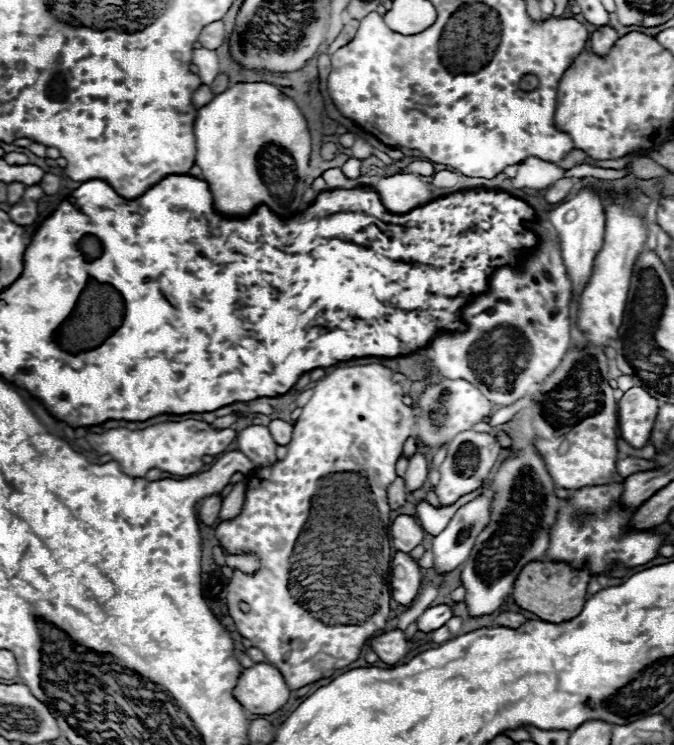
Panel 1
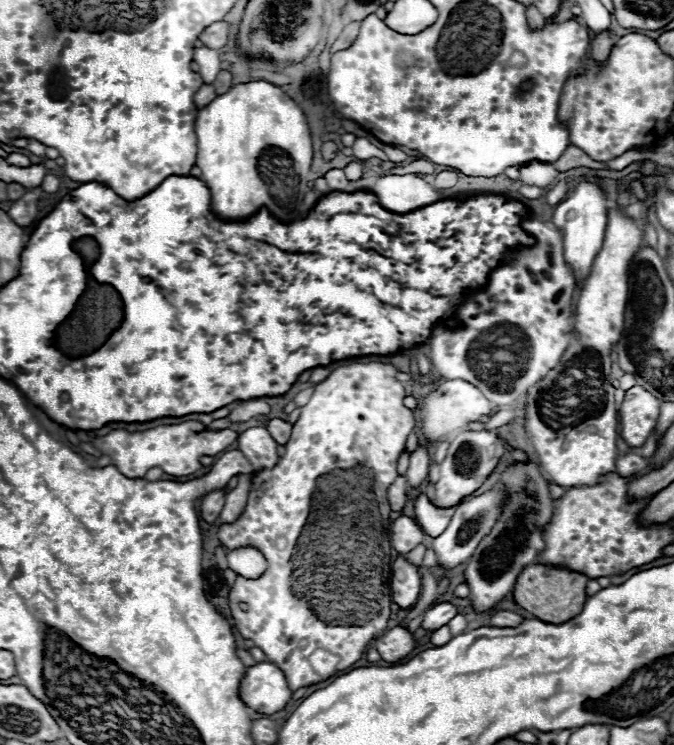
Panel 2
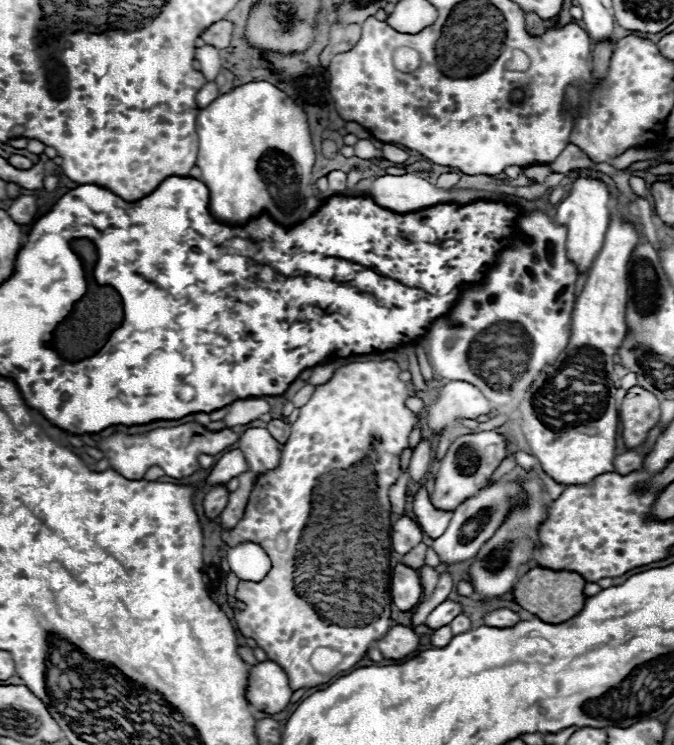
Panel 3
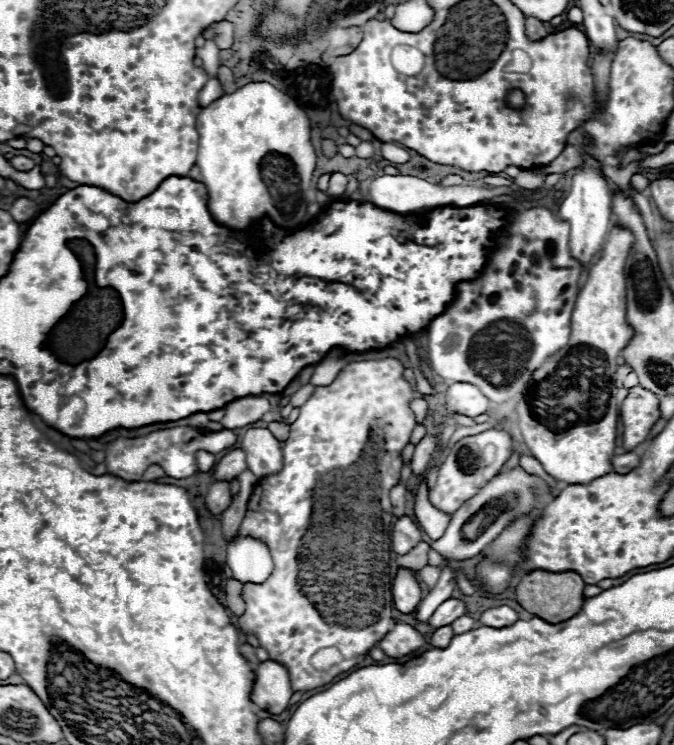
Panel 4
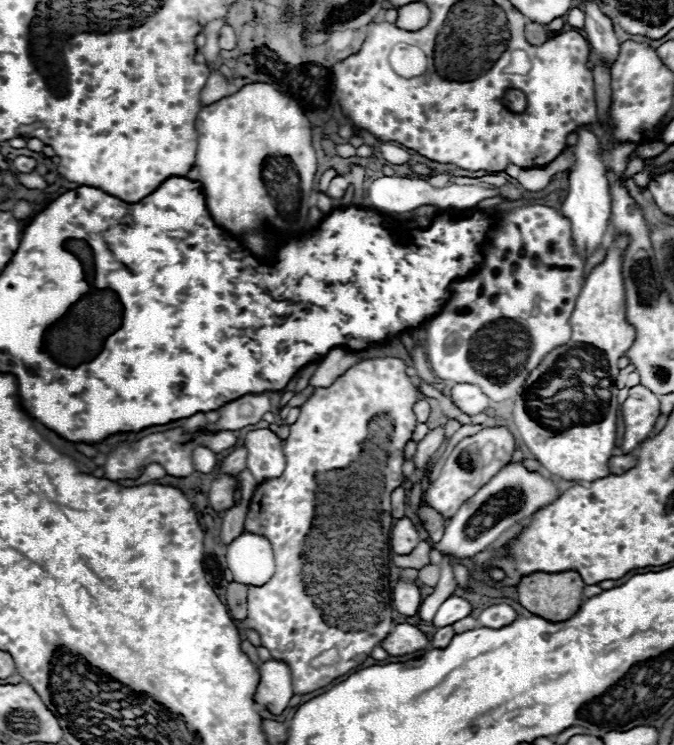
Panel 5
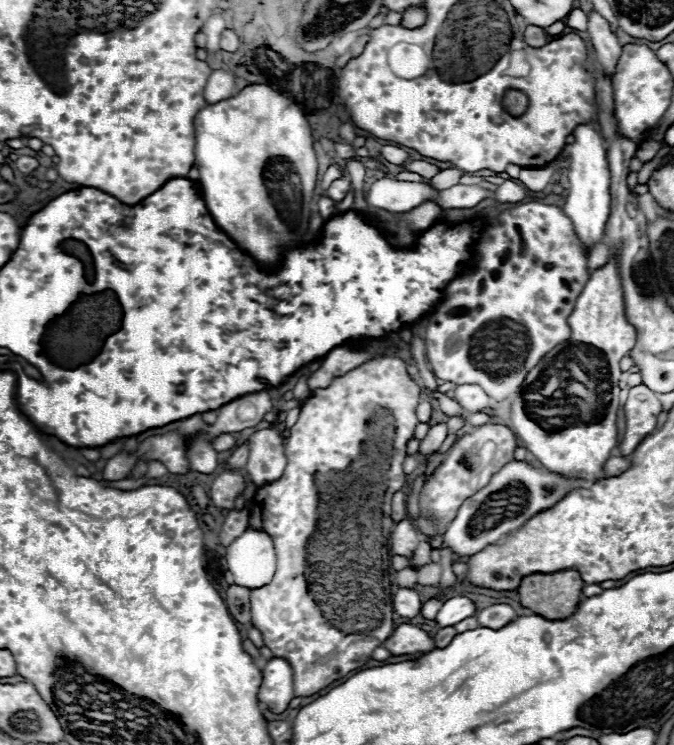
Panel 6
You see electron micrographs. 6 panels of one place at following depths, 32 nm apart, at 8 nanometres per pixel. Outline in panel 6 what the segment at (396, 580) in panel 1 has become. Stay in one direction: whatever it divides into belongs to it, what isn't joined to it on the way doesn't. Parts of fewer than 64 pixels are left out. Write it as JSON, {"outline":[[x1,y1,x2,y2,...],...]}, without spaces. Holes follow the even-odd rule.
{"outline":[[400,588,396,594,394,594,394,610,398,616,402,618,414,618,420,614,420,596,416,590,406,590,406,588]]}

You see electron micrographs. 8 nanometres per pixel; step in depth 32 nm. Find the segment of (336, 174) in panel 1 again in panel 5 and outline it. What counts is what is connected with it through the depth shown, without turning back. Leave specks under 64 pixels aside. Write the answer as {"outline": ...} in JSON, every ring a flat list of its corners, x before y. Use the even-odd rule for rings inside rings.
{"outline":[[336,176,336,178,330,182,330,188,326,190,326,196,338,200,338,198,344,196,344,192,346,192,348,186,350,186,350,182,348,182,346,176]]}

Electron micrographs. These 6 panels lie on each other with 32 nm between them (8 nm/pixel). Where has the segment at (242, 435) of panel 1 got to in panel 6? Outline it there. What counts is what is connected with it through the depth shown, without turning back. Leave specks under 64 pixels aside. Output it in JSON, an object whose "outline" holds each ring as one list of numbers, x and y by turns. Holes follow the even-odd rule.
{"outline":[[276,428,258,430,248,438,250,456,246,462,246,472,252,476,256,486,278,480,286,468,284,438]]}

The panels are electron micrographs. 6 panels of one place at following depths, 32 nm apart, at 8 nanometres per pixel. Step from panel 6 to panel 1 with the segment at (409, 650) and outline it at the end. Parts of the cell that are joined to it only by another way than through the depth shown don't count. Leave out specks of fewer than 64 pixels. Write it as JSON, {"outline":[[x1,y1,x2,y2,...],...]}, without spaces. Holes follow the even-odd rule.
{"outline":[[398,628,376,636,370,640,370,648,380,656,382,662,386,664,396,664,400,658,404,658,410,650,410,642,406,640,406,634]]}

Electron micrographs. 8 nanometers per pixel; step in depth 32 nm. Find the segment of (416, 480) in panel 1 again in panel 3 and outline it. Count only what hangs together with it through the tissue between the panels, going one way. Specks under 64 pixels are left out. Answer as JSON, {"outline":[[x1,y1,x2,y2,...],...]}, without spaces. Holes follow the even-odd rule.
{"outline":[[424,438,424,440,420,440,420,444,414,448,414,454,412,454,412,460,410,460,410,466,408,466,410,478,412,478,414,482,420,482,420,480,428,474,430,464,432,464,432,440]]}

